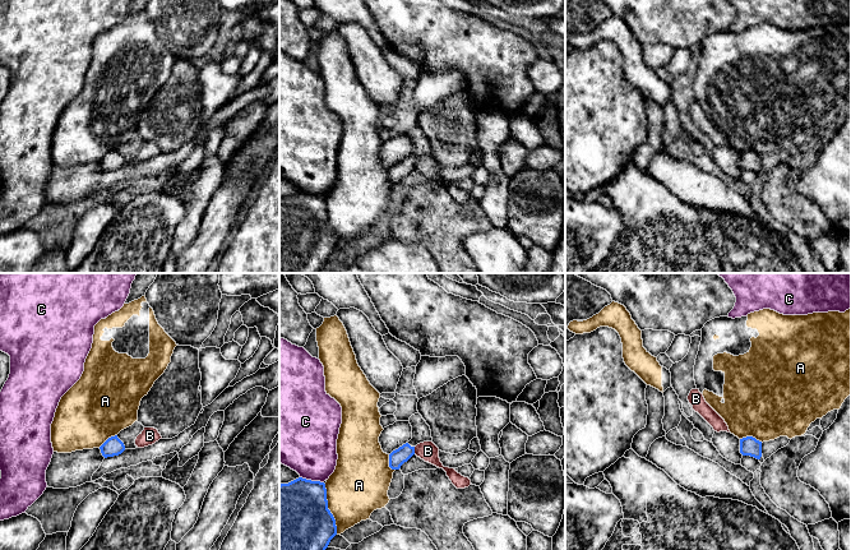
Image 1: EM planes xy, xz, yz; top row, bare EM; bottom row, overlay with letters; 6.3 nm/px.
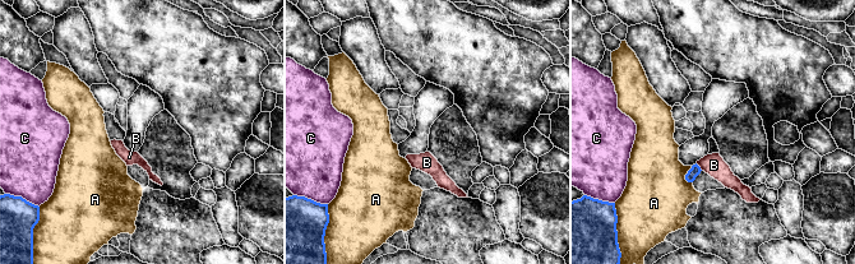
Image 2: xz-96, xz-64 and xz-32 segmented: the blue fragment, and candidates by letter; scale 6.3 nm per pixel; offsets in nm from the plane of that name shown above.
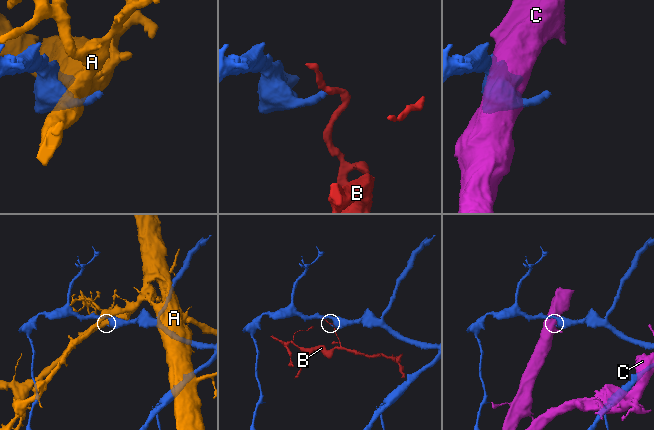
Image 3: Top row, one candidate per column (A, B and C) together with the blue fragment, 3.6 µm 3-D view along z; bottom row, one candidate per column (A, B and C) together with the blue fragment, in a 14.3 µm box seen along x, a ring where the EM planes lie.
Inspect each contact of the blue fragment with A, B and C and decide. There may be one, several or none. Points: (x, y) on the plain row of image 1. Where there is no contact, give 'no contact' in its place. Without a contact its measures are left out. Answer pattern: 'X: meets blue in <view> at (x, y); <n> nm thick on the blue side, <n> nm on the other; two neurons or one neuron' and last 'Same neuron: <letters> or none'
A: meets blue in xz at (328, 223); 500 nm thick on the blue side, 360 nm on the other; two neurons
B: meets blue in xz at (414, 165); 100 nm thick on the blue side, 120 nm on the other; two neurons
C: meets blue in xz at (310, 194); 420 nm thick on the blue side, 380 nm on the other; two neurons
Same neuron: none

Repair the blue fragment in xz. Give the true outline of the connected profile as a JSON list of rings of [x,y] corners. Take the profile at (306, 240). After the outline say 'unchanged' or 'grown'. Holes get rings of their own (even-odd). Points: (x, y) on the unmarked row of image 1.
[[[299,191],[279,199],[279,273],[323,273],[336,249],[324,197]]]; unchanged

